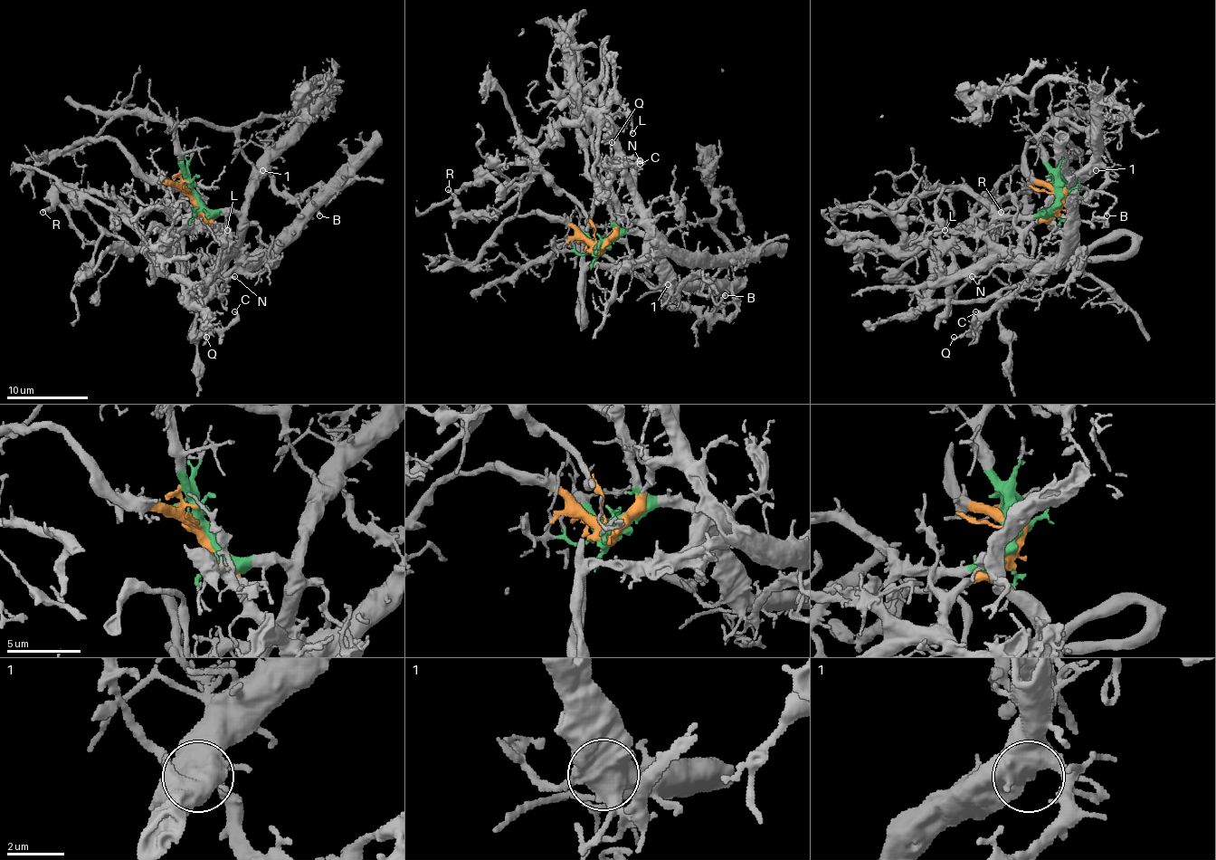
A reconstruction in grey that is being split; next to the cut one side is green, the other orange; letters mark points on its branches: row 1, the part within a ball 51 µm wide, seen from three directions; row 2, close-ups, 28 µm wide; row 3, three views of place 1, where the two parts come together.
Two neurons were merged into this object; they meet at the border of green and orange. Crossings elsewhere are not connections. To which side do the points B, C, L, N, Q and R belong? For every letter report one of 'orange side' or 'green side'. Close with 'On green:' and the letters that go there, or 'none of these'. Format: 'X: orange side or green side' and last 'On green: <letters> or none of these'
B: green side
C: orange side
L: orange side
N: orange side
Q: orange side
R: orange side
On green: B

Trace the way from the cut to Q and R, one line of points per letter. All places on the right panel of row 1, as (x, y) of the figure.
Q: (1059, 195), (1057, 204), (1025, 236), (1022, 251), (1029, 257), (1030, 277), (1009, 293), (976, 326), (954, 336)
R: (1059, 195), (1014, 249), (994, 249), (931, 281), (944, 247), (962, 228), (1027, 187), (1001, 212)

